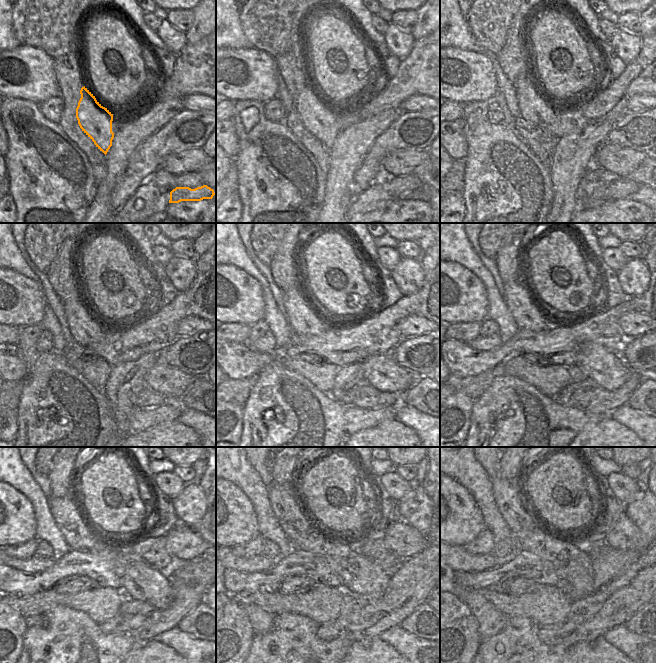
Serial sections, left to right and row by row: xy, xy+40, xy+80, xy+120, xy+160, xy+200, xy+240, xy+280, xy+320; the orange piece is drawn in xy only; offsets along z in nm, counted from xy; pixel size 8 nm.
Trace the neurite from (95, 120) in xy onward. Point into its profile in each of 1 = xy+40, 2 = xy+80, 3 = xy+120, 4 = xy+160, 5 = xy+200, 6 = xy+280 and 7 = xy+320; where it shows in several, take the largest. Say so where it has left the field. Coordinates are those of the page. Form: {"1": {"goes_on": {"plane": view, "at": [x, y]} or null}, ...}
{"1": {"goes_on": {"plane": "xy+40", "at": [318, 119]}}, "2": {"goes_on": {"plane": "xy+80", "at": [534, 108]}}, "3": {"goes_on": {"plane": "xy+120", "at": [85, 329]}}, "4": {"goes_on": {"plane": "xy+160", "at": [303, 318]}}, "5": {"goes_on": {"plane": "xy+200", "at": [521, 304]}}, "6": {"goes_on": {"plane": "xy+280", "at": [295, 523]}}, "7": {"goes_on": {"plane": "xy+320", "at": [507, 496]}}}

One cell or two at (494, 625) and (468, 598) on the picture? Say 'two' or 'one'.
one

